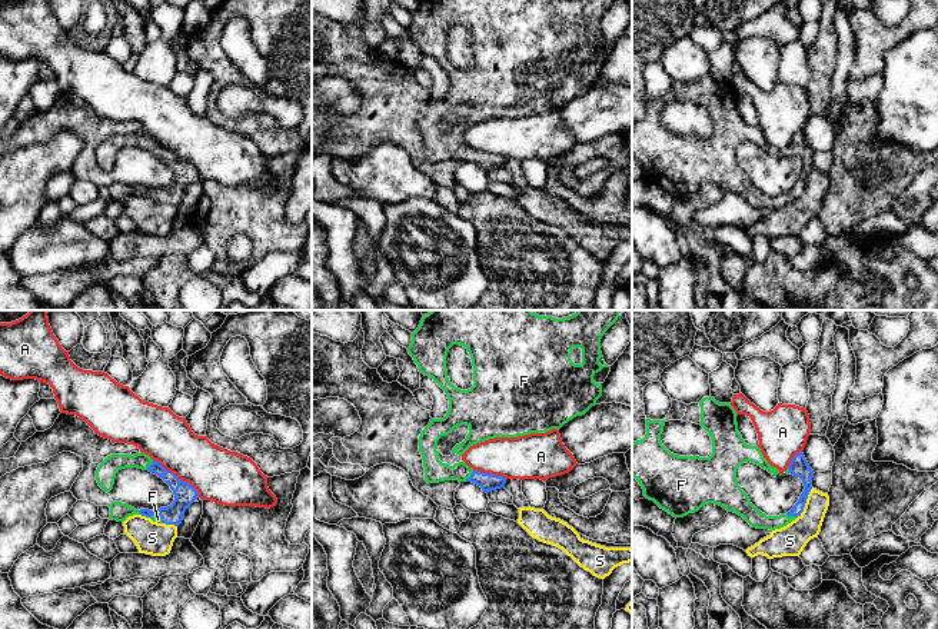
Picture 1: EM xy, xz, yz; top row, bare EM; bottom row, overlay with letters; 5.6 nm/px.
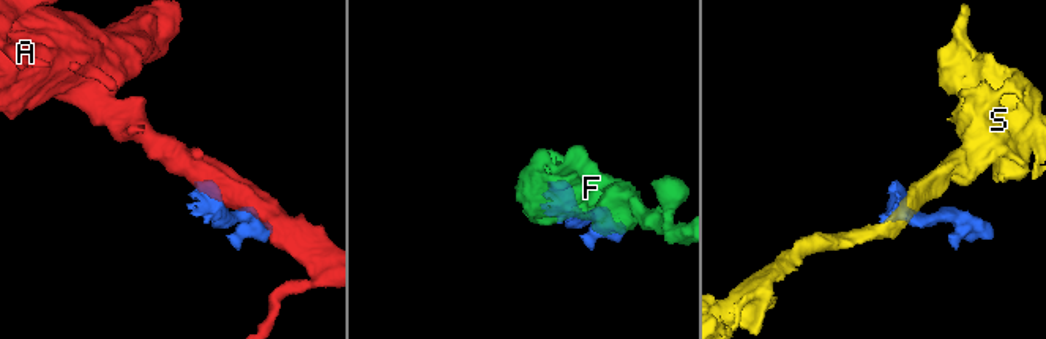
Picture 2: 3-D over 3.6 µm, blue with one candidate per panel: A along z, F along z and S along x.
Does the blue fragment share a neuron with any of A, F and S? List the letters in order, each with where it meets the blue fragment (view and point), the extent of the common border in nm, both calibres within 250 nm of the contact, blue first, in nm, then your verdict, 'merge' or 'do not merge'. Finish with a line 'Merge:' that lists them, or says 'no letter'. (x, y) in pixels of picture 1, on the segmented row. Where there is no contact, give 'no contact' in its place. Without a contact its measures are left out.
A: xy (176, 476) | 340 nm | 120/300 nm | do not merge
F: xy (150, 465) | 70 nm | 120/110 nm | merge
S: yz (805, 502) | 200 nm | 110/180 nm | do not merge
Merge: F

